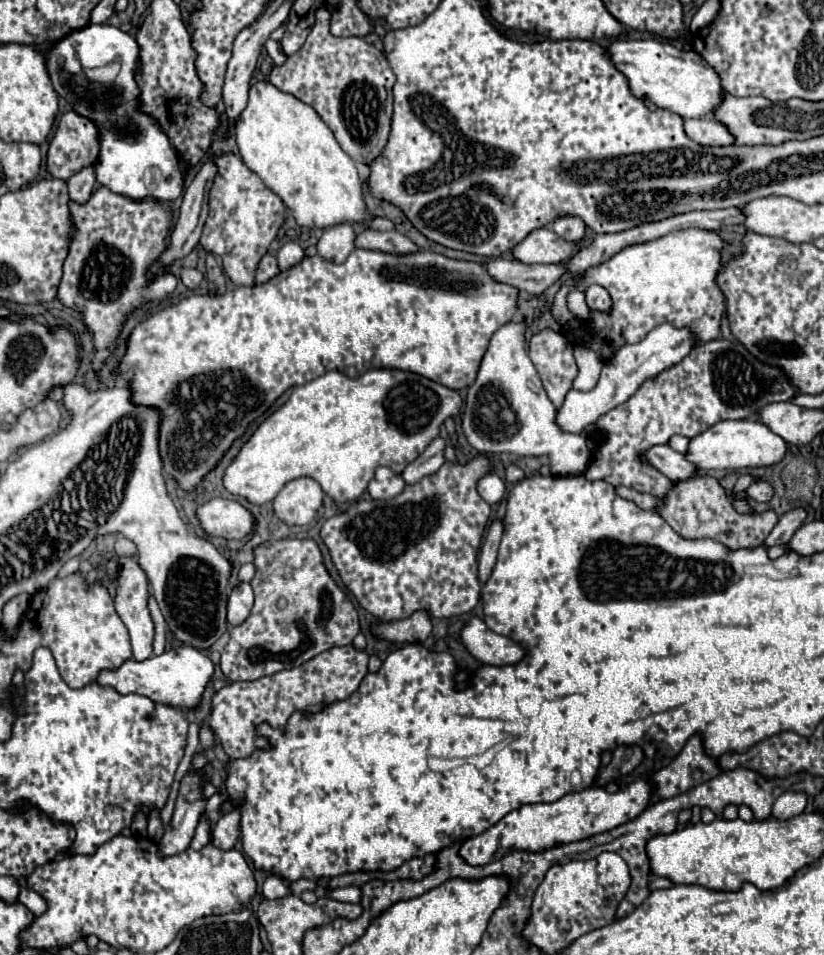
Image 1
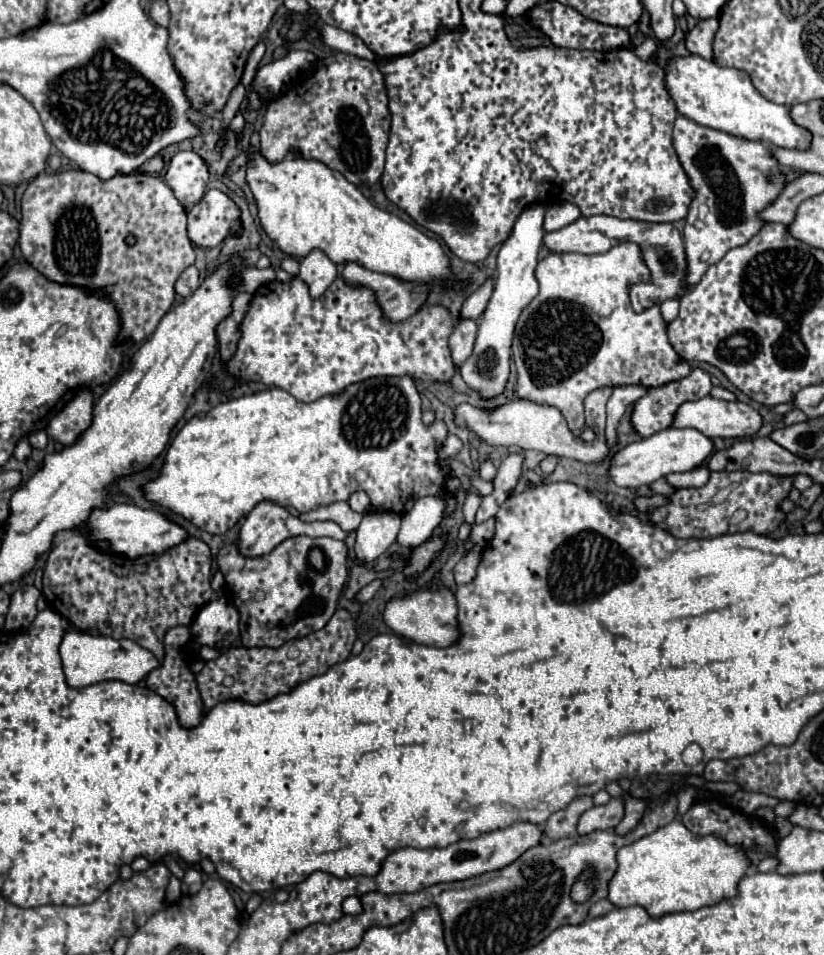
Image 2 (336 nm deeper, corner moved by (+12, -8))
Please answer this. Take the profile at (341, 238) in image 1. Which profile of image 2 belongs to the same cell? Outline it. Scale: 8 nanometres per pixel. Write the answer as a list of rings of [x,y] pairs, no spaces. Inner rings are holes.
[[[320,249],[310,251],[300,261],[300,275],[298,277],[310,287],[312,297],[320,297],[330,287],[330,283],[336,279],[336,275],[338,275],[336,265]]]

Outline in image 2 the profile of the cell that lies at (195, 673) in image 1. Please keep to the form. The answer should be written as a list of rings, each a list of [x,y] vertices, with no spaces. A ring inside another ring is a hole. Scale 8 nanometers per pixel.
[[[68,629],[62,645],[60,645],[60,655],[62,655],[62,665],[64,665],[64,675],[66,683],[70,687],[88,687],[100,681],[122,681],[136,685],[146,679],[154,667],[160,667],[160,661],[140,647],[138,643],[130,639],[112,639],[104,635],[88,635],[80,633],[76,629]]]

